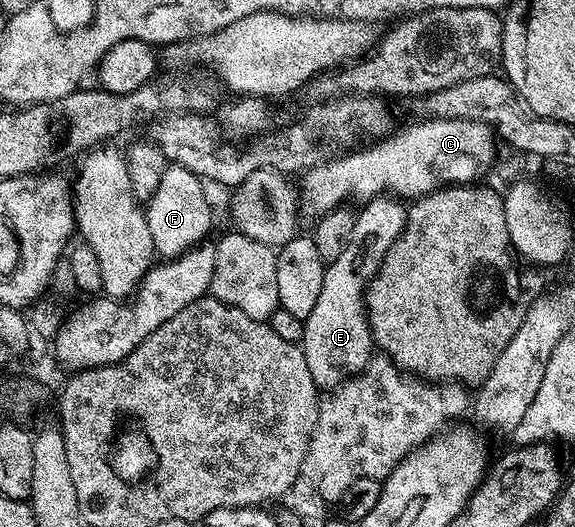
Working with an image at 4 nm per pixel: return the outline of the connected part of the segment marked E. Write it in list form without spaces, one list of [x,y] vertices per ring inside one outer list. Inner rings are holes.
[[[394,197],[369,200],[363,206],[366,208],[357,212],[356,229],[352,229],[352,241],[348,241],[344,253],[326,264],[324,285],[320,285],[320,297],[316,297],[316,305],[304,321],[304,337],[300,344],[304,361],[308,361],[308,373],[312,373],[312,381],[319,389],[337,389],[370,364],[372,340],[364,294],[367,283],[378,272],[388,249],[406,224],[407,208],[398,203],[401,202]]]

